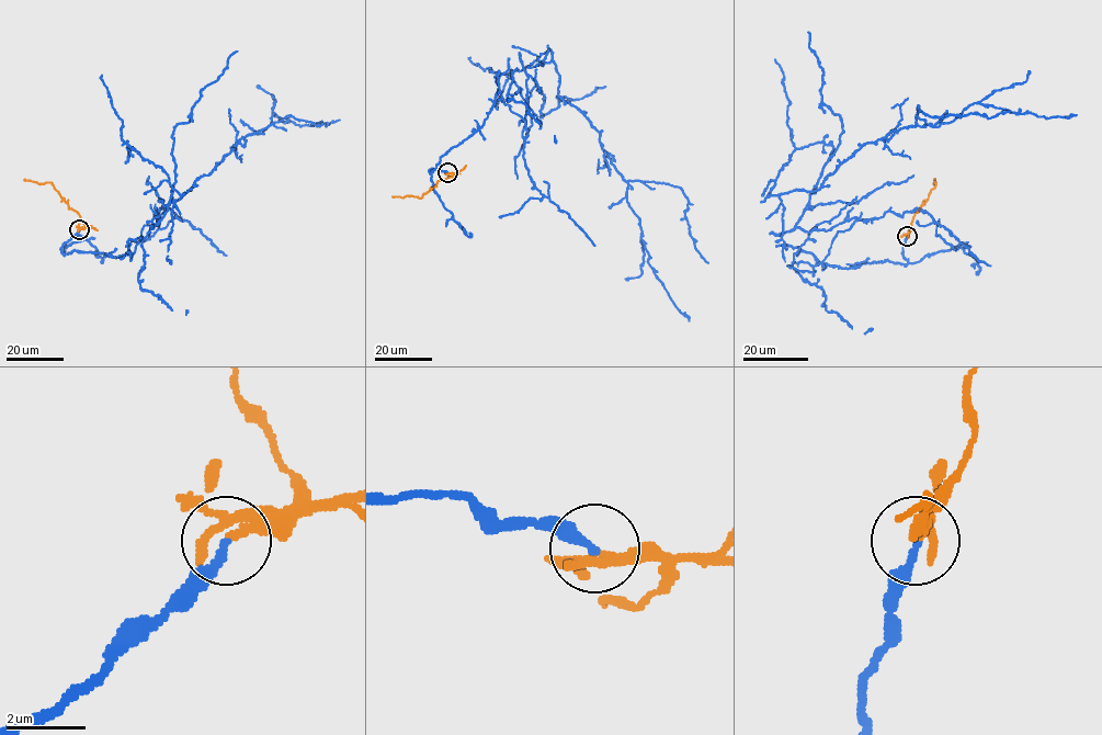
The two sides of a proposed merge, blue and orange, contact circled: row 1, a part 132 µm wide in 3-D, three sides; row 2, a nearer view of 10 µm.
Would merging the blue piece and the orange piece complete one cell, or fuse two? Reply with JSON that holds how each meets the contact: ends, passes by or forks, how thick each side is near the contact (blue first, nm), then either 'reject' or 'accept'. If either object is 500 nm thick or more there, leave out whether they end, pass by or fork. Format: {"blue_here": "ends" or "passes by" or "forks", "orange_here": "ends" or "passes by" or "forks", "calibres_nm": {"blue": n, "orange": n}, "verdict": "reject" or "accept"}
{"blue_here": "ends", "orange_here": "forks", "calibres_nm": {"blue": 190, "orange": 160}, "verdict": "reject"}

